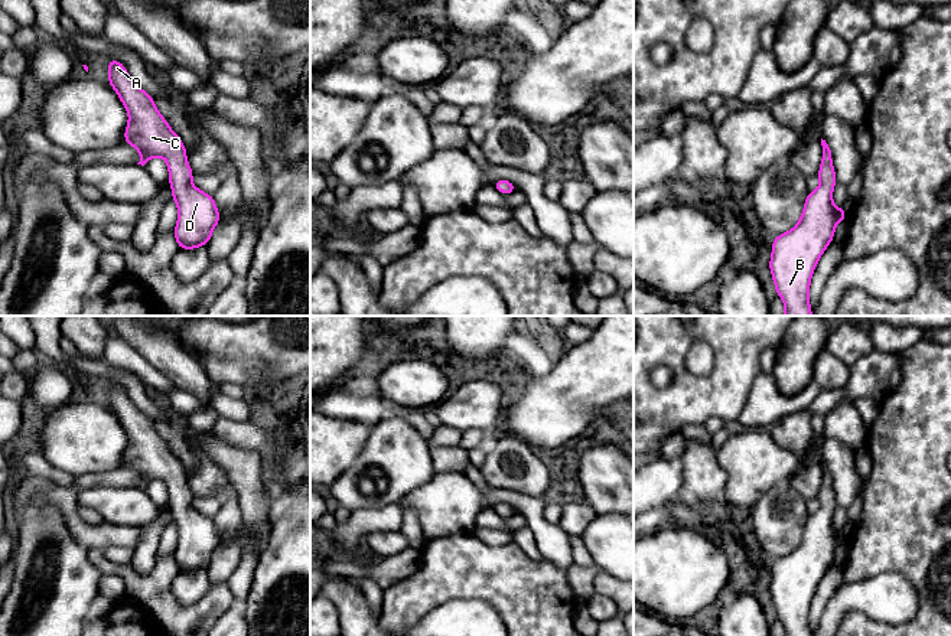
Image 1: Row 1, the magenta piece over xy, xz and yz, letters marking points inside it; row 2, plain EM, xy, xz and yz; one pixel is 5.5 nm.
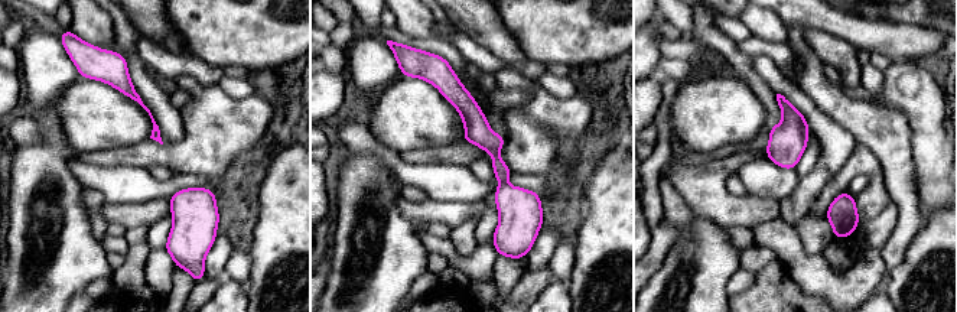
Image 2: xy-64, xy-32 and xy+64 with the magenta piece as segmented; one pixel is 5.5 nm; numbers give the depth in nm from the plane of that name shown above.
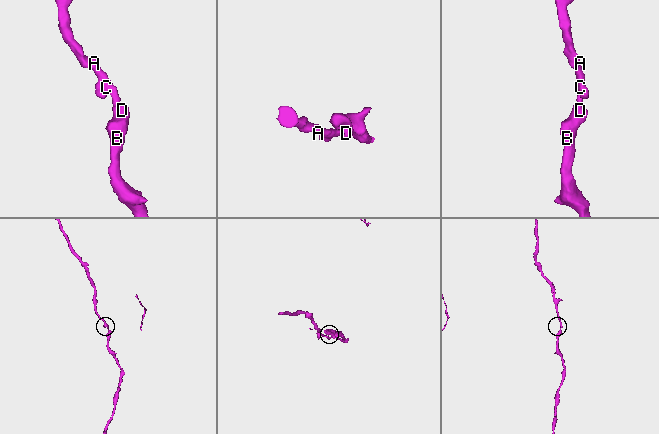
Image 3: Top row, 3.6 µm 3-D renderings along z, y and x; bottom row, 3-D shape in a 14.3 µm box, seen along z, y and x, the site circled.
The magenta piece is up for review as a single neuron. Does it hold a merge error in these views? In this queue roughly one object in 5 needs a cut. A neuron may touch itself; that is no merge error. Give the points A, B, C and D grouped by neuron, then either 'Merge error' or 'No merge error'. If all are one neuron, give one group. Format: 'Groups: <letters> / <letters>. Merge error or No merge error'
Groups: A B C D. No merge error

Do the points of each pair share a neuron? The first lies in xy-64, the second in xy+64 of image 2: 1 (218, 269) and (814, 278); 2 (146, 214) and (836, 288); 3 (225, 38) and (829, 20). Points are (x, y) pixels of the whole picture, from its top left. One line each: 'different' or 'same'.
1: different
2: different
3: different

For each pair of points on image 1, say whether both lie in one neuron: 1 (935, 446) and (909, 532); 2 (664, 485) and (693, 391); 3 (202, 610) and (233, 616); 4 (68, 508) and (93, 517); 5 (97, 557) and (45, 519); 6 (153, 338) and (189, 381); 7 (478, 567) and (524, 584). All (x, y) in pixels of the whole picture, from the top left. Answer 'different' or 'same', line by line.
1: same
2: different
3: different
4: different
5: different
6: same
7: same

